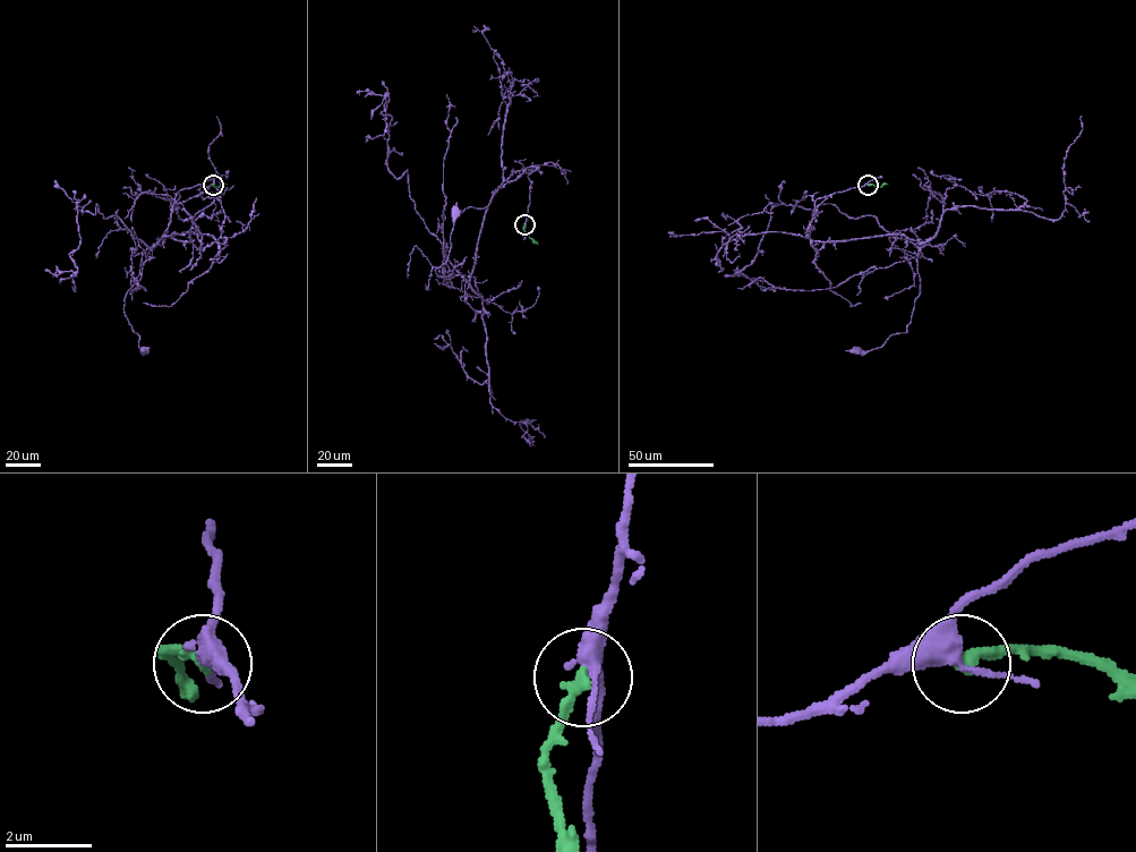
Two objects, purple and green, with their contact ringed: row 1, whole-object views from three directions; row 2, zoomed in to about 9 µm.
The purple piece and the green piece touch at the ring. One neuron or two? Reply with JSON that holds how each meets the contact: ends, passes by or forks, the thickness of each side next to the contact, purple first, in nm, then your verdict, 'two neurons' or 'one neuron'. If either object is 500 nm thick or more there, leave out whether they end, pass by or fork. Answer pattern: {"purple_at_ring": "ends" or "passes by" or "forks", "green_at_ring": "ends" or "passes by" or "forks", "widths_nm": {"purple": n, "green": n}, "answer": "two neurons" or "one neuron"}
{"purple_at_ring": "forks", "green_at_ring": "ends", "widths_nm": {"purple": 340, "green": 280}, "answer": "two neurons"}

